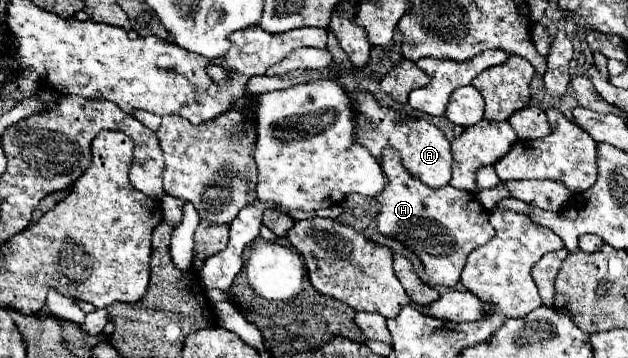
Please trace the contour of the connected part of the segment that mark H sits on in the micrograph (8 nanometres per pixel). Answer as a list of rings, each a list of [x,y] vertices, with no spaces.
[[[389,148],[383,150],[381,166],[383,172],[387,172],[385,190],[375,198],[349,194],[341,202],[343,212],[353,214],[355,218],[373,216],[377,220],[377,234],[395,238],[403,246],[411,248],[411,252],[421,260],[425,276],[431,284],[447,288],[455,286],[471,250],[483,246],[495,236],[495,230],[487,220],[487,210],[481,206],[479,198],[473,192],[457,190],[453,186],[433,190],[423,182],[411,178],[405,172],[399,156]]]

